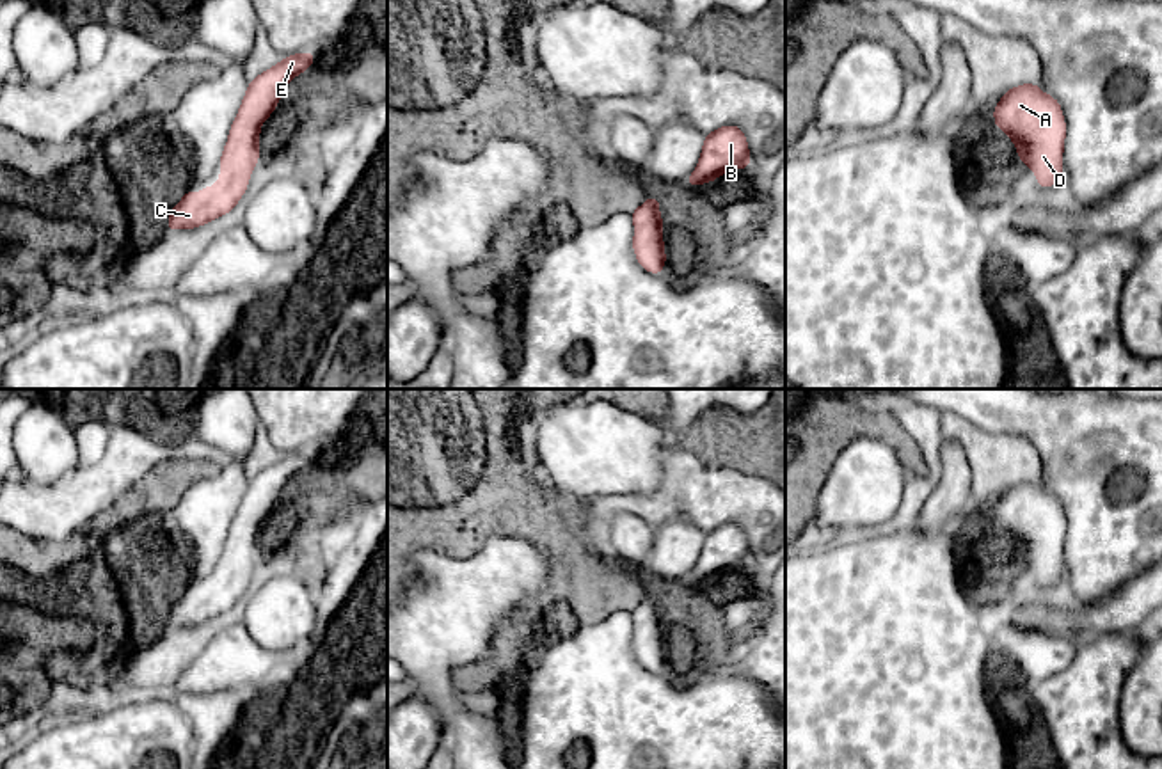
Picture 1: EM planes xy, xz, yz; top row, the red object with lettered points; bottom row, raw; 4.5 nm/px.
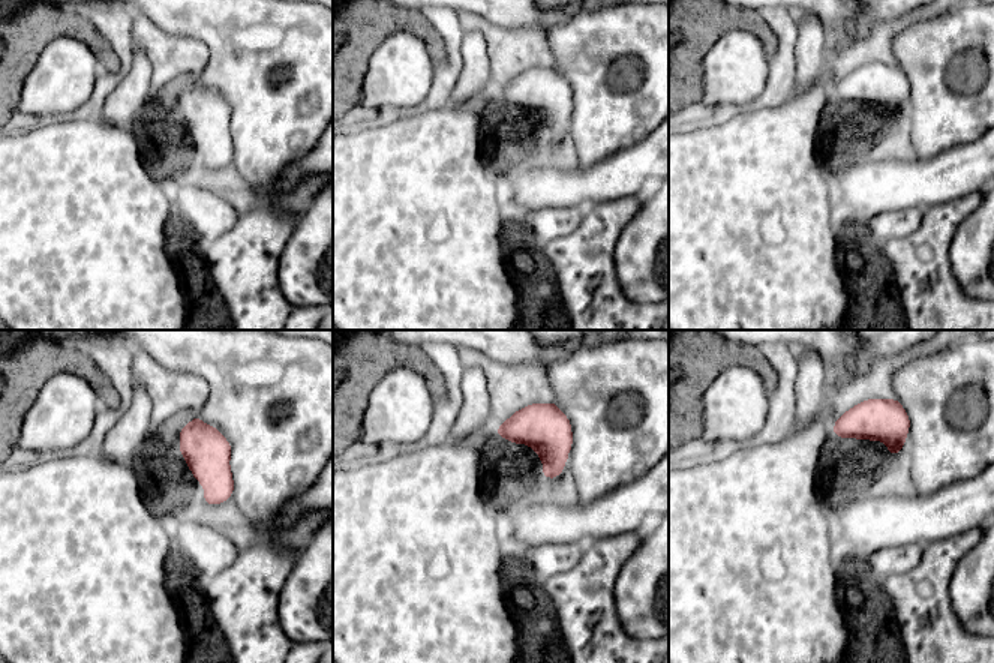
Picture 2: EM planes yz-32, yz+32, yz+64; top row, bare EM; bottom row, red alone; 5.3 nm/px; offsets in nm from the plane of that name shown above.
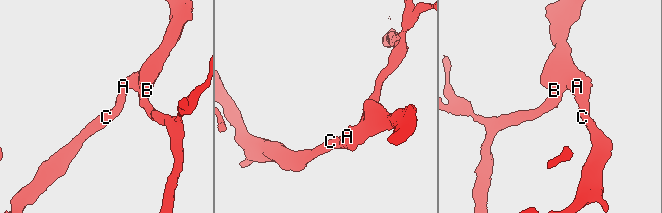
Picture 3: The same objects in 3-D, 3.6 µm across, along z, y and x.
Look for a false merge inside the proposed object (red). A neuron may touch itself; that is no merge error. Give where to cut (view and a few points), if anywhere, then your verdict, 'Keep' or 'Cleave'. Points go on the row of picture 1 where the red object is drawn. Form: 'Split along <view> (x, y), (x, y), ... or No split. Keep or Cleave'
No split. Keep

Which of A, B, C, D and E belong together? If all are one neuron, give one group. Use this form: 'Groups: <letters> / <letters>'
Groups: A B C D E

